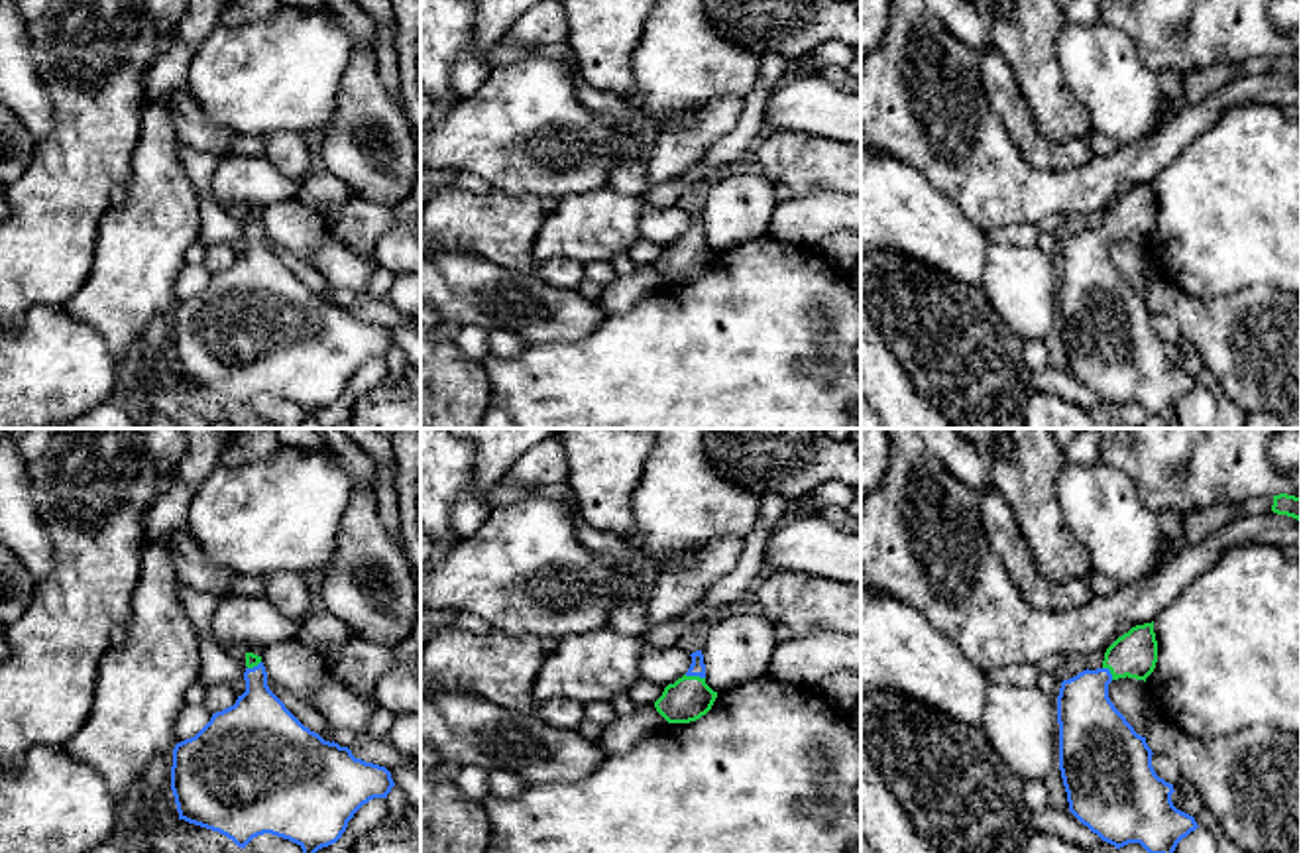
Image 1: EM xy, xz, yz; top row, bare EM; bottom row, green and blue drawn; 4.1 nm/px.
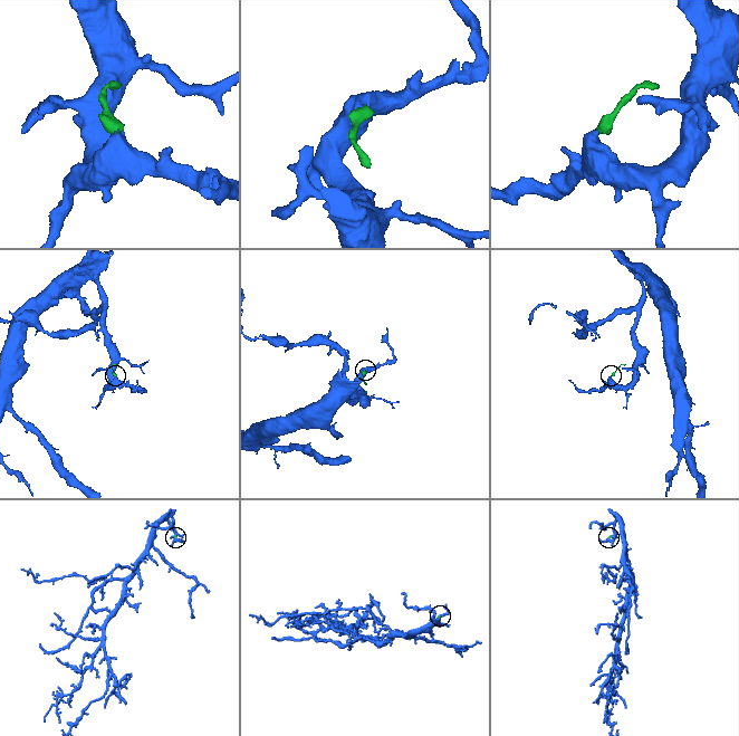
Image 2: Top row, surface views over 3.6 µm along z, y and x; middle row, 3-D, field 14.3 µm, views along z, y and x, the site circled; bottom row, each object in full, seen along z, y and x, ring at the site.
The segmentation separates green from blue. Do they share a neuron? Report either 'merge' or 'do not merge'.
merge

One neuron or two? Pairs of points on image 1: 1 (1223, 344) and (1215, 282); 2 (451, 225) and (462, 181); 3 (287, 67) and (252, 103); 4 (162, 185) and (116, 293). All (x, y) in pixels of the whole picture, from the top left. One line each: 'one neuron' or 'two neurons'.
1: two neurons
2: two neurons
3: one neuron
4: one neuron

